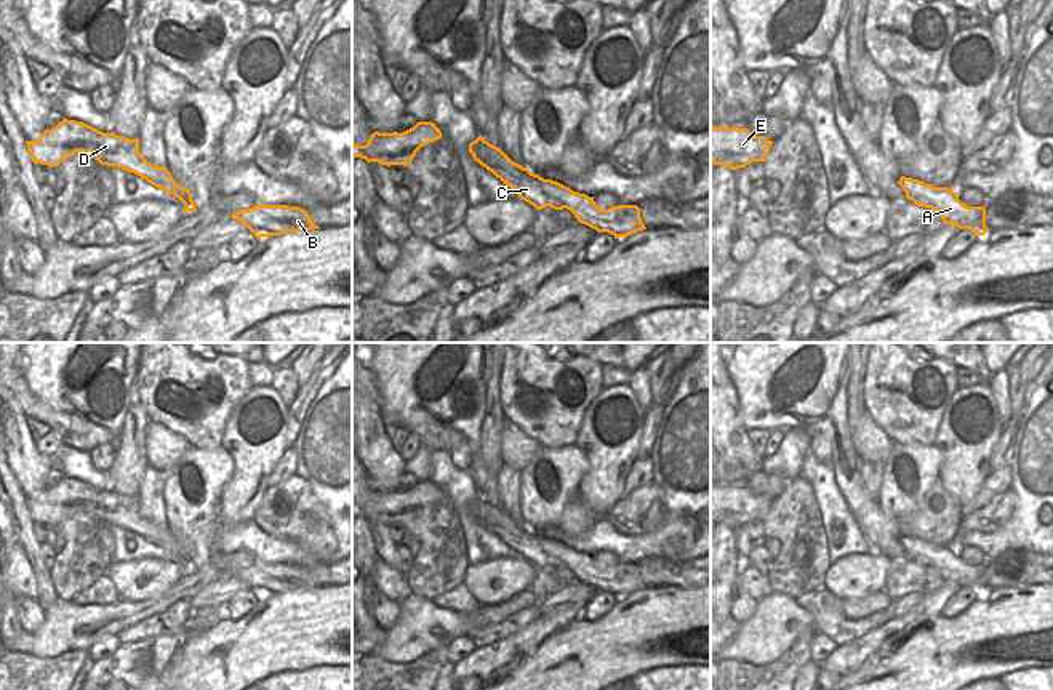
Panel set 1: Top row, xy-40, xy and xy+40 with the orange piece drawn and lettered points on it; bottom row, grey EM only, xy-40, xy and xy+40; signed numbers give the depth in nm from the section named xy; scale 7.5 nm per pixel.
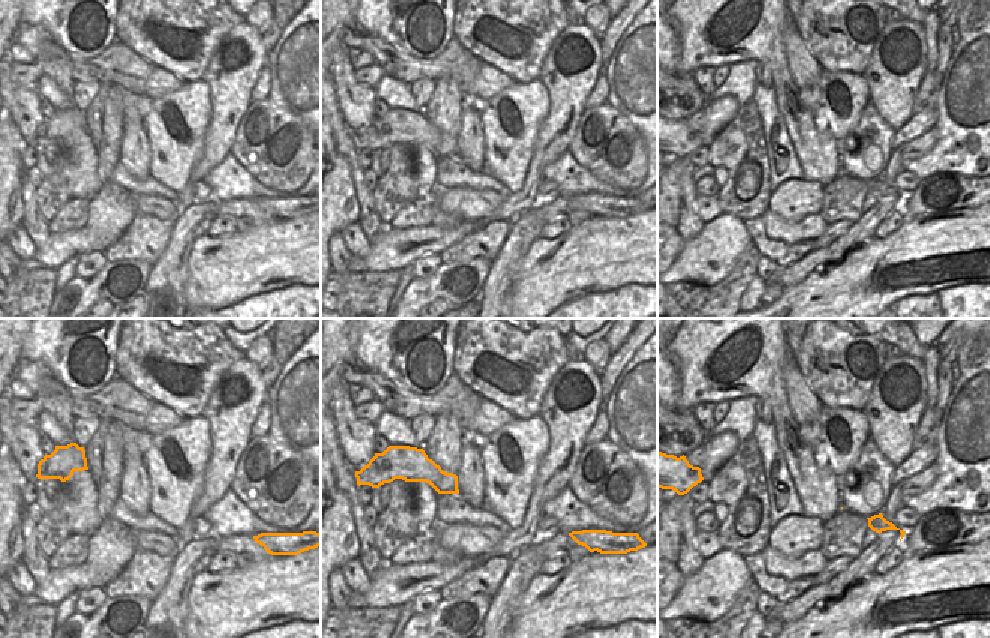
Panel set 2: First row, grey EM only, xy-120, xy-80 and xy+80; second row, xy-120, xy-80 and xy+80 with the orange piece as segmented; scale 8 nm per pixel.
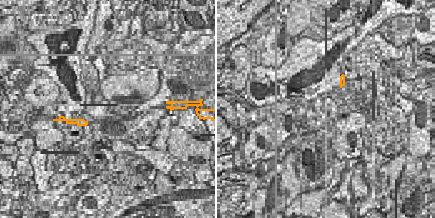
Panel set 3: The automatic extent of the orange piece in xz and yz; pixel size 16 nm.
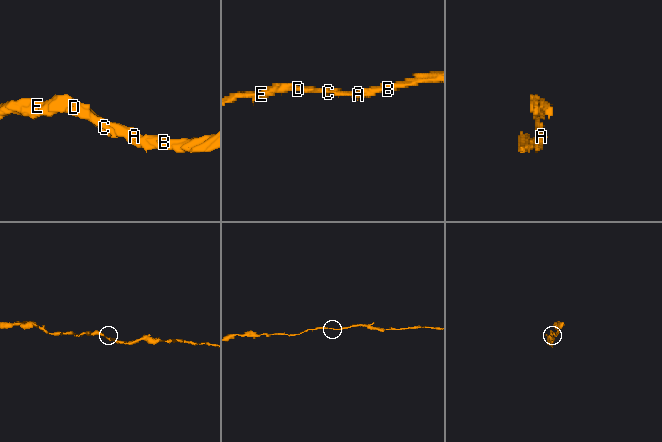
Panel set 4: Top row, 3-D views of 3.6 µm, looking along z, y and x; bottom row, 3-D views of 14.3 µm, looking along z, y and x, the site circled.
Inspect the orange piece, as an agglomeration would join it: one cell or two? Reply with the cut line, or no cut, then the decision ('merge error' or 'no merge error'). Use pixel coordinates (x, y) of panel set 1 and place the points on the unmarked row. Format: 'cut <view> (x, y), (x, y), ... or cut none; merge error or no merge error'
cut none; no merge error

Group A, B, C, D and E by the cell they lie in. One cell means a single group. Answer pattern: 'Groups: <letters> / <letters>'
Groups: A B C D E

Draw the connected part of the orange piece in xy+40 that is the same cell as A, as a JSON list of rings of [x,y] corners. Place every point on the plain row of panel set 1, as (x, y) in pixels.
[[[901,535],[898,543],[906,551],[904,556],[919,565],[935,568],[944,583],[970,588],[976,591],[978,596],[989,589],[986,584],[986,565],[968,565],[962,562],[957,551],[949,546],[935,546],[906,535]]]

